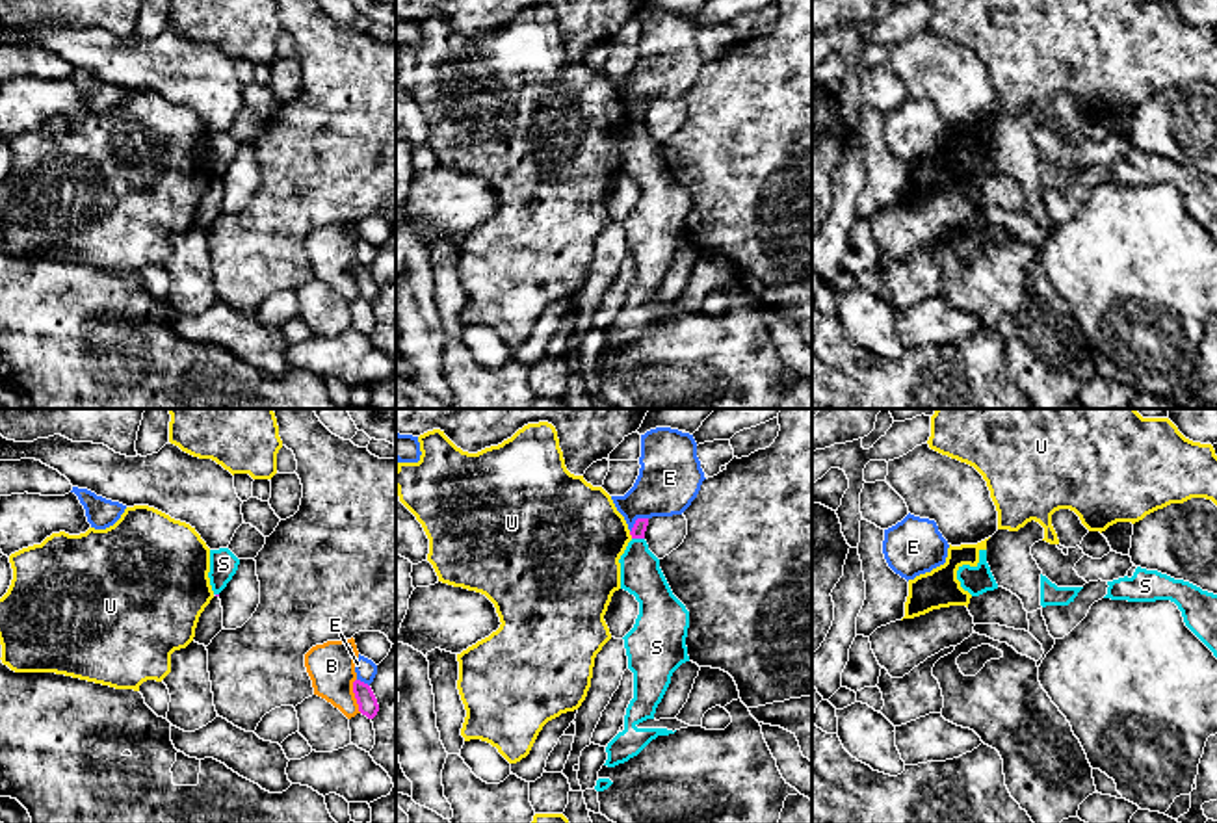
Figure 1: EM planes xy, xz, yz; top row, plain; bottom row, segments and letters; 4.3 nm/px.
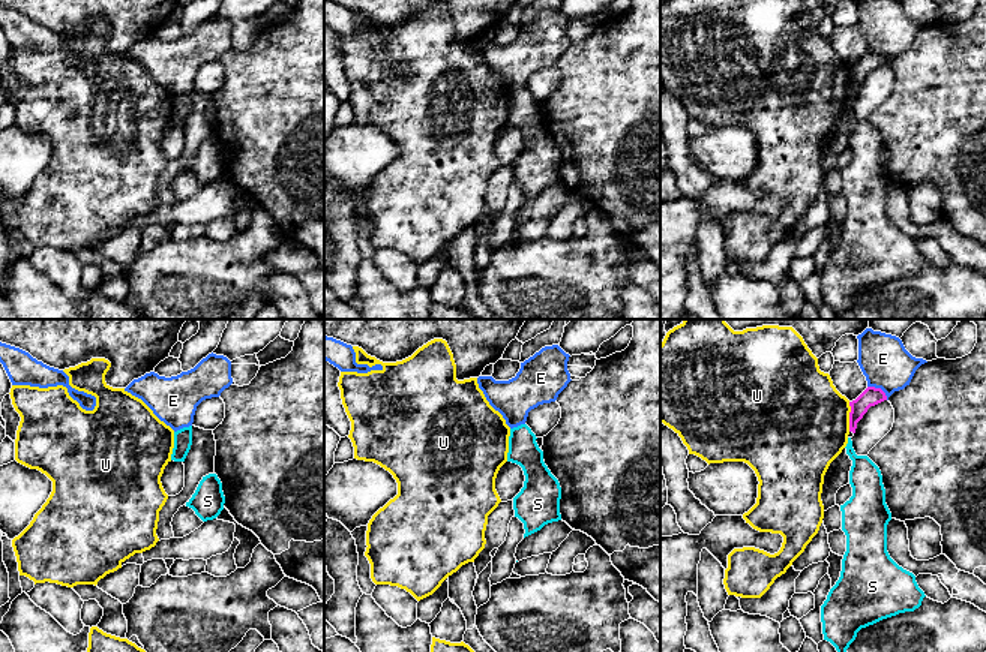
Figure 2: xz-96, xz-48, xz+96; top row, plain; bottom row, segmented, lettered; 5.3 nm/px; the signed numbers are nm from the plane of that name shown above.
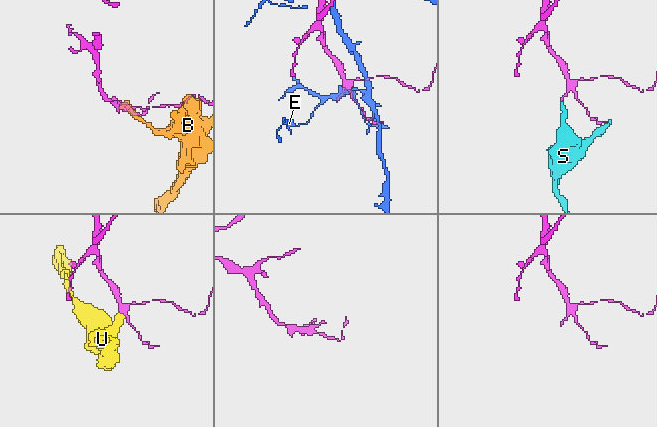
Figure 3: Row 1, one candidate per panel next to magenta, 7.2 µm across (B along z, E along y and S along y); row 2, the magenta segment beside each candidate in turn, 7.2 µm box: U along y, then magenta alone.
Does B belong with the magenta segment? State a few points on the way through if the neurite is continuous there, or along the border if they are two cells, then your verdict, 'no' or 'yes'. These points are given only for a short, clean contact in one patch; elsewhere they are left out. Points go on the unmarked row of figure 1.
no

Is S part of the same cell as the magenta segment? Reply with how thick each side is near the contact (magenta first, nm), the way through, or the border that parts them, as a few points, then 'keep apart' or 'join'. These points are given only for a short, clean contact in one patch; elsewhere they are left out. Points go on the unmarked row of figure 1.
calibres 60 and 180 nm; border xz (632, 121), (643, 123); keep apart

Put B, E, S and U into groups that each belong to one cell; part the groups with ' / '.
B / E / S / U

